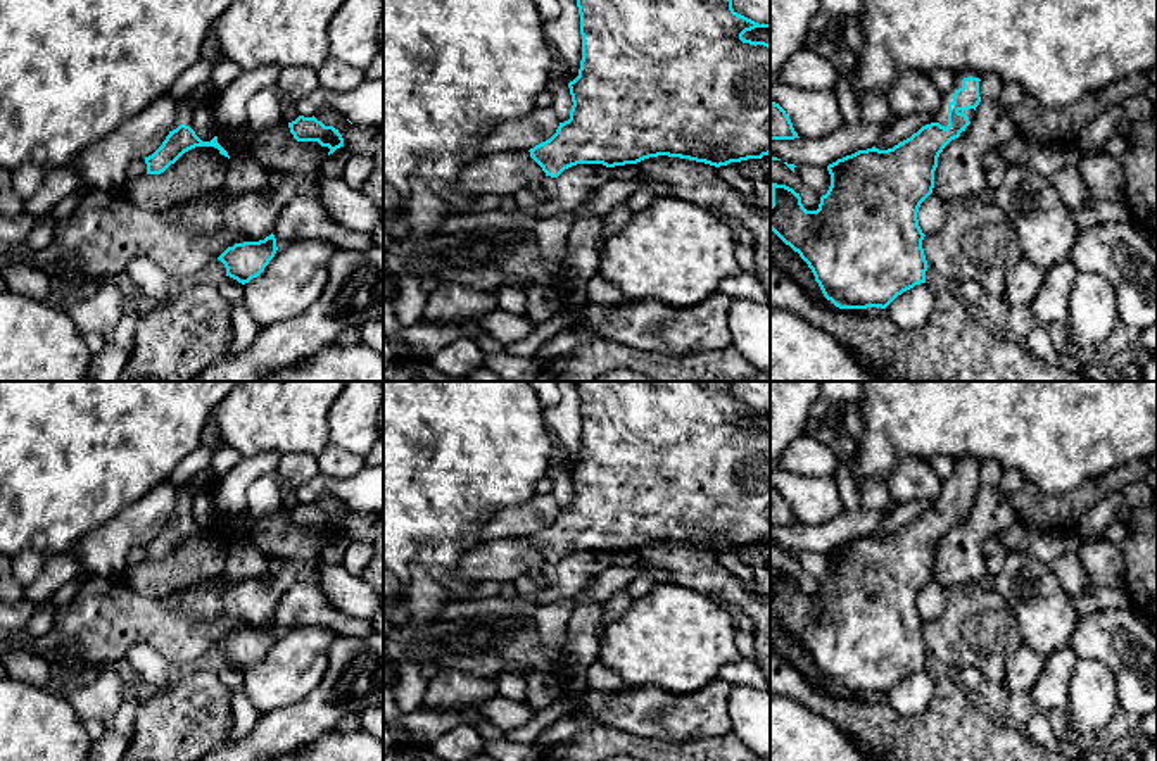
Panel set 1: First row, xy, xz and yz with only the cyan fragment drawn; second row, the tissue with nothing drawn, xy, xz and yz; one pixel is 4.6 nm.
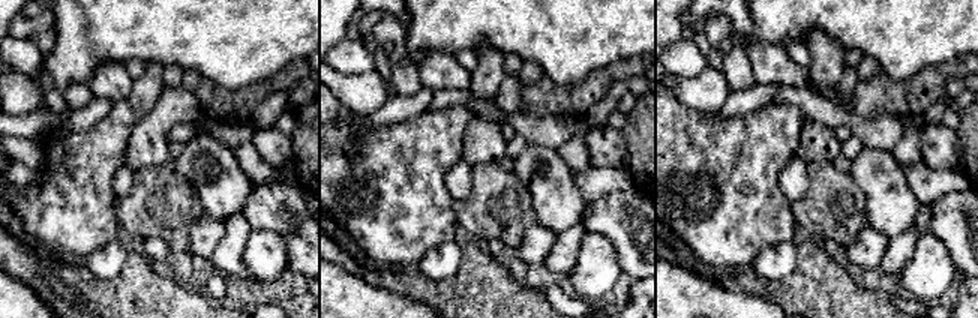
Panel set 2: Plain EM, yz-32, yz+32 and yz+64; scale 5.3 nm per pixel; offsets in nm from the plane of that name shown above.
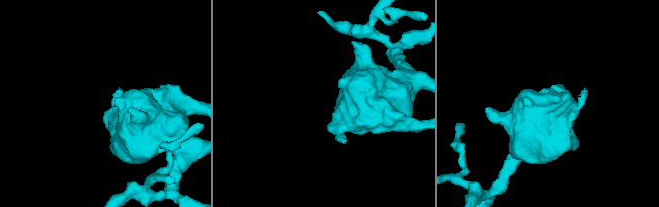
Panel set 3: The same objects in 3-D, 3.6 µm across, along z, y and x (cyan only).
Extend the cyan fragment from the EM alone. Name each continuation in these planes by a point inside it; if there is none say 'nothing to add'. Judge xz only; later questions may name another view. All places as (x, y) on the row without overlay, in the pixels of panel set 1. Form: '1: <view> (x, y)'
nothing to add

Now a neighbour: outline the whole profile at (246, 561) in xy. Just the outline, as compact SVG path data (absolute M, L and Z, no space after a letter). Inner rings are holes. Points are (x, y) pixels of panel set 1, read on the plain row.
M250 538L238 540L228 547L228 559L223 571L224 582L269 580L268 556Z

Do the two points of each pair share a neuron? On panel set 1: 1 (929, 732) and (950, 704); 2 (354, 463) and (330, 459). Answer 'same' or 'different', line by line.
1: same
2: same

